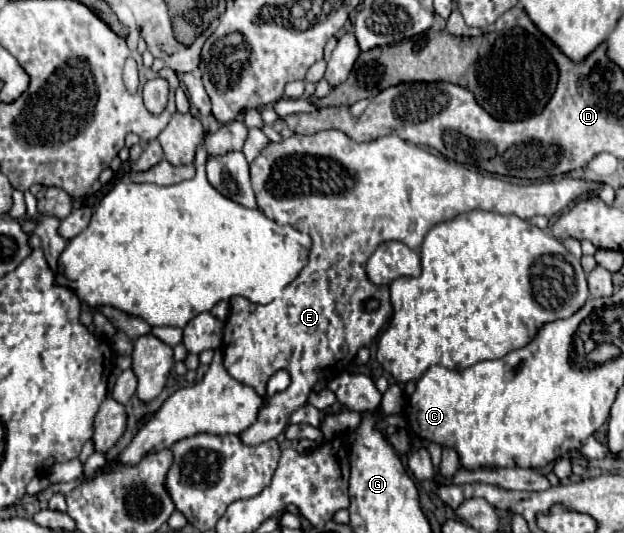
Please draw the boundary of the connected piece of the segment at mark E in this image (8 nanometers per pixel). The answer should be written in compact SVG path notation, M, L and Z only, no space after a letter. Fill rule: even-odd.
M325 130L325 132L313 134L313 136L295 134L295 136L291 136L291 138L283 140L283 142L279 142L279 144L271 142L271 144L269 144L269 146L251 162L251 182L253 182L253 190L255 190L255 198L257 198L259 210L261 210L265 216L273 218L275 222L291 224L293 228L297 228L297 230L301 230L301 232L307 232L307 234L311 236L311 240L313 240L313 246L311 246L311 252L309 252L309 264L307 264L307 266L301 270L301 274L283 290L281 300L275 300L275 304L271 302L271 304L265 304L265 306L257 306L257 304L251 304L249 300L245 300L245 298L231 298L231 300L229 300L229 302L231 302L231 314L229 314L229 320L225 322L225 328L223 328L223 344L221 344L223 354L225 354L225 368L227 368L227 372L229 372L235 380L239 380L241 384L247 384L247 386L255 388L259 394L265 394L267 382L269 382L269 378L271 378L277 370L287 370L287 372L291 374L291 386L289 386L285 392L273 394L273 396L269 398L269 404L261 410L257 422L255 422L249 430L243 430L243 432L241 432L241 440L243 440L245 444L261 444L261 442L267 442L267 440L271 440L271 438L277 438L277 436L287 428L287 424L289 424L289 422L287 422L287 416L307 402L309 390L313 390L313 386L317 384L317 380L321 380L321 378L331 380L331 378L335 378L337 374L343 374L343 372L349 368L349 364L353 362L357 350L359 350L361 346L369 346L369 344L373 342L373 338L381 332L381 328L389 322L389 318L391 318L391 314L393 314L391 302L389 302L389 288L387 288L387 298L381 298L381 292L383 292L383 290L381 290L379 286L371 284L371 282L367 280L367 274L365 274L365 262L367 262L369 256L377 250L379 244L391 242L391 240L399 240L399 242L407 244L409 248L417 250L417 248L421 246L425 234L427 234L435 224L445 222L445 220L451 220L451 218L455 218L455 216L461 214L461 212L479 210L479 208L481 208L481 210L489 210L489 212L497 212L497 214L515 214L515 216L519 216L519 218L523 218L523 220L531 220L533 216L547 216L547 218L551 218L551 216L563 212L563 210L565 210L571 202L575 202L577 198L591 196L591 194L595 194L595 192L603 186L601 182L587 182L587 180L583 180L583 178L569 178L569 176L565 176L565 178L561 178L561 180L557 180L557 182L509 184L509 182L499 180L499 178L493 176L493 174L483 174L483 172L479 172L479 170L465 168L465 166L459 164L459 162L447 160L447 158L443 158L443 156L435 156L435 154L431 154L429 150L423 150L423 148L419 148L419 146L415 146L415 144L411 144L411 142L405 142L405 140L401 140L399 136L393 136L393 134L383 136L383 138L377 138L377 140L371 140L371 142L361 142L361 144L359 144L359 142L353 142L347 134L341 134L339 130ZM367 300L379 300L379 308L367 312L367 308L365 308L365 302L367 302Z

